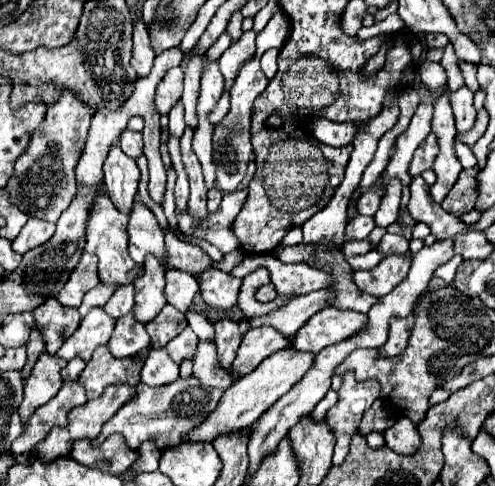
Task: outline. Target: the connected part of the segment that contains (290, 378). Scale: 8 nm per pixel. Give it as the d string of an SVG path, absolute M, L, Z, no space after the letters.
M284 348L280 352L274 352L254 372L236 380L222 394L222 398L218 402L218 408L212 412L212 416L208 416L204 420L204 424L198 424L196 428L192 428L188 432L188 436L184 436L182 442L188 442L188 444L192 444L192 442L214 442L216 436L234 434L234 432L240 432L240 430L248 428L252 422L256 422L280 396L284 396L308 372L308 368L312 366L312 360L314 360L314 354L292 350L292 348Z

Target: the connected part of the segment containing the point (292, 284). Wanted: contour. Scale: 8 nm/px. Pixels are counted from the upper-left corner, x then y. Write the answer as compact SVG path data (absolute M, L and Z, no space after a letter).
M270 254L244 256L244 260L238 266L234 266L232 276L244 278L260 266L266 266L270 270L270 278L278 296L302 296L328 286L328 276L324 276L324 272L316 272L316 268L310 268L306 262L284 264Z

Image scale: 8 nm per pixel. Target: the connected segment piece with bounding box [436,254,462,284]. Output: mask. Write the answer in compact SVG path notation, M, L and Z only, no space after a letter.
M456 254L452 260L448 260L444 266L440 266L438 270L436 270L436 276L438 278L442 278L442 280L446 280L448 284L454 280L454 274L456 274L456 268L460 266L460 262L462 262L462 258Z

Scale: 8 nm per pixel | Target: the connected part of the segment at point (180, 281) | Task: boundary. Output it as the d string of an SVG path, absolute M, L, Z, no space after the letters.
M176 268L166 270L166 288L164 288L166 304L174 306L180 312L186 312L196 292L198 292L198 284L192 274Z

